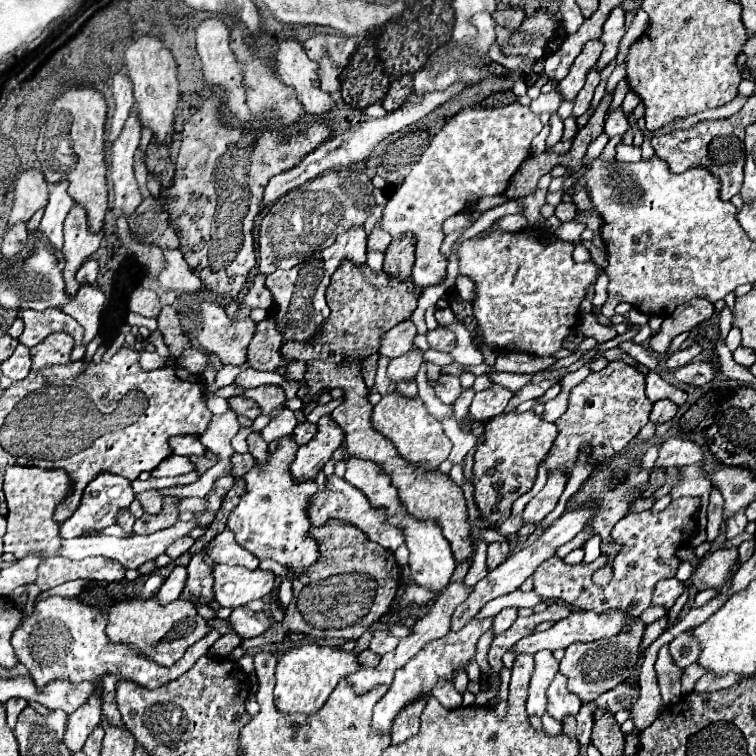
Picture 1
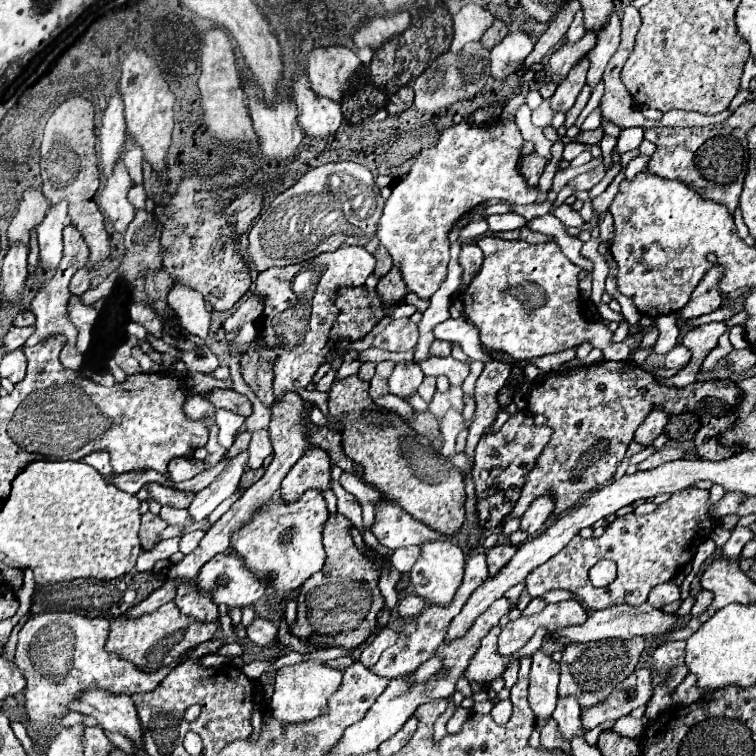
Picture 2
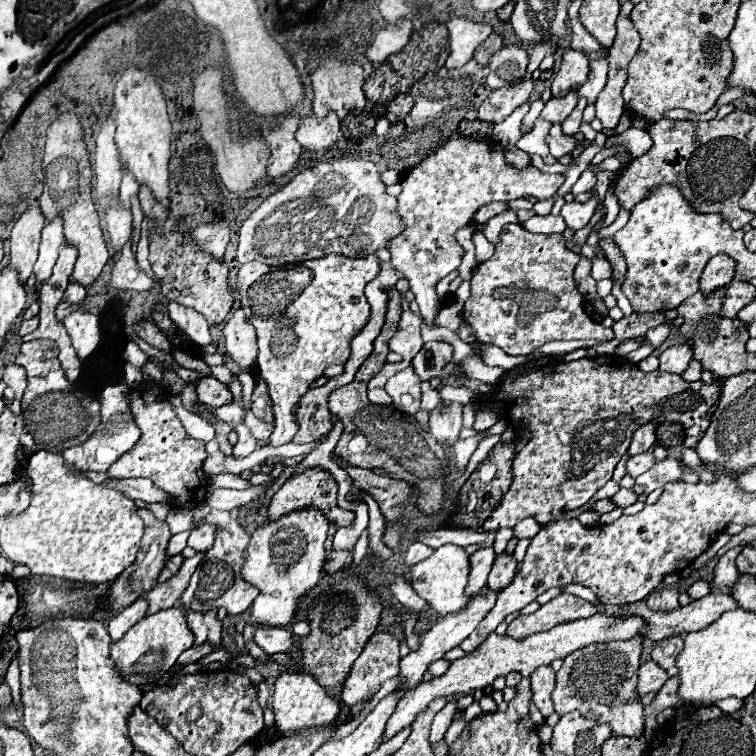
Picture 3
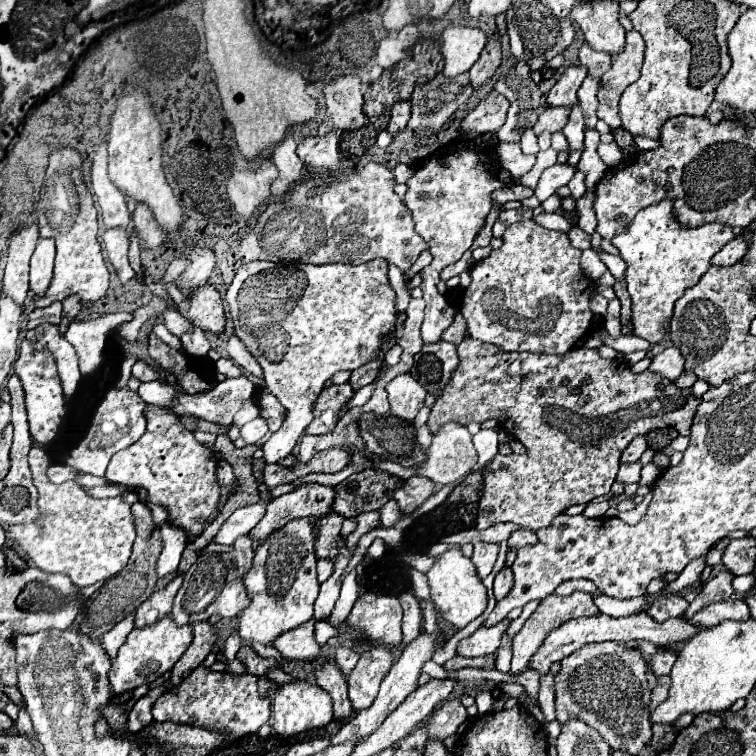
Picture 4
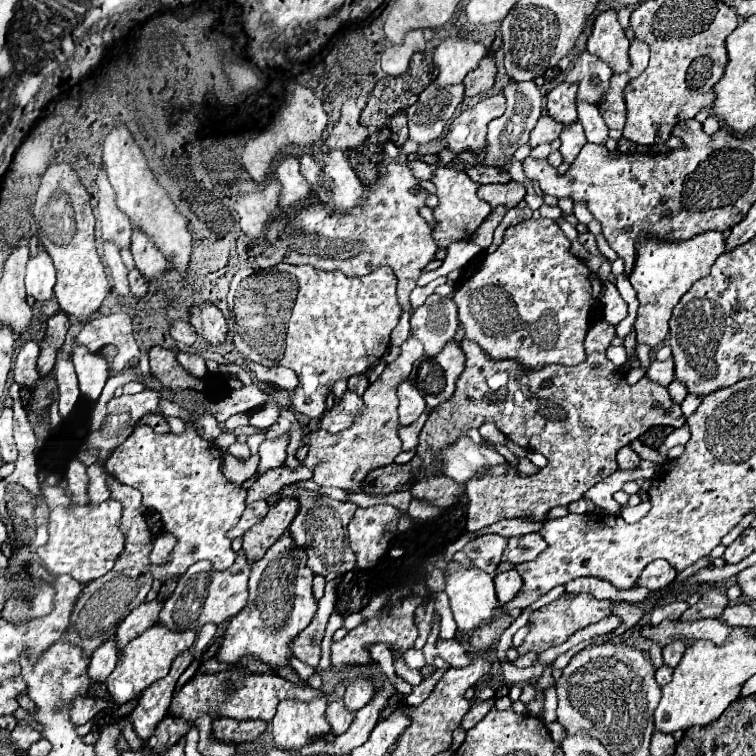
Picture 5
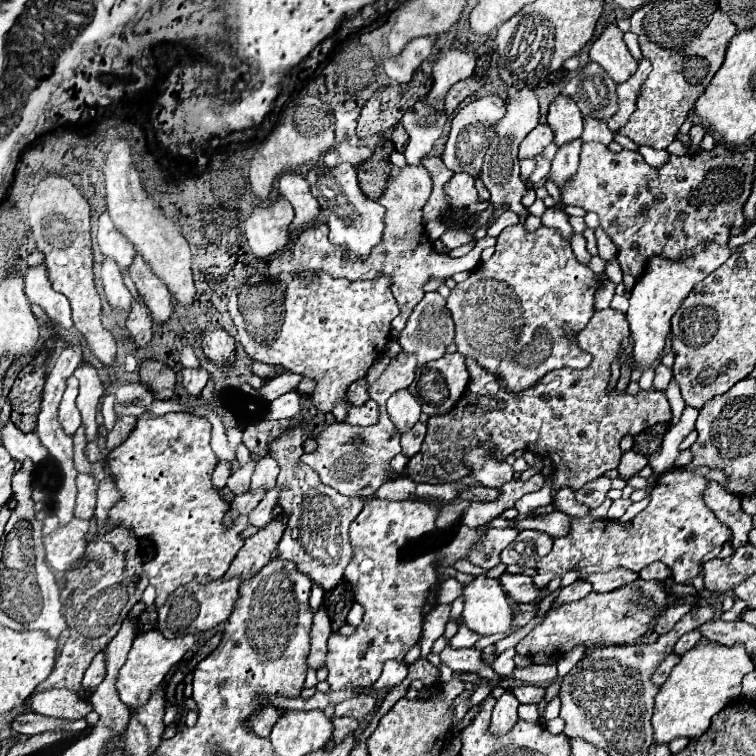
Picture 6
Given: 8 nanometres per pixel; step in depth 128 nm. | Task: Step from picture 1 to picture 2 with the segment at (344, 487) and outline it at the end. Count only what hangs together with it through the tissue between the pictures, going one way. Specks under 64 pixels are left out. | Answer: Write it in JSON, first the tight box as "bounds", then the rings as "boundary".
{"bounds":[372,506,448,550],"boundary":[[[378,506],[372,532],[380,544],[388,546],[390,550],[432,540],[448,540],[448,536],[424,526],[420,520],[414,520],[400,506]]]}

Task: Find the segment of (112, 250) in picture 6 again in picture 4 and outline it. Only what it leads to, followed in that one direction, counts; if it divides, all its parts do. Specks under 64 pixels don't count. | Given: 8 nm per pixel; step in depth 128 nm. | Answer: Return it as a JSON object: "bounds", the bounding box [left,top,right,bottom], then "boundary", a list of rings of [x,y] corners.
{"bounds":[92,142,130,228],"boundary":[[[102,142],[96,148],[94,160],[92,160],[92,188],[98,196],[98,206],[102,212],[102,220],[106,228],[126,228],[130,224],[130,212],[126,208],[124,194],[112,184],[108,178],[108,154],[106,144]]]}

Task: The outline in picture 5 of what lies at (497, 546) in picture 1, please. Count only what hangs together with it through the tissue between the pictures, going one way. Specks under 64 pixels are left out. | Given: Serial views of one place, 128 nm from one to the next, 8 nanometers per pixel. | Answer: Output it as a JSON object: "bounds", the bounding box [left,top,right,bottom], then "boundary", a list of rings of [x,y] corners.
{"bounds":[494,568,522,604],"boundary":[[[514,568],[514,570],[508,570],[508,572],[496,574],[494,584],[496,584],[498,602],[500,602],[500,604],[506,604],[506,602],[510,602],[510,600],[520,592],[522,576],[520,576],[520,574],[516,572],[516,568]]]}

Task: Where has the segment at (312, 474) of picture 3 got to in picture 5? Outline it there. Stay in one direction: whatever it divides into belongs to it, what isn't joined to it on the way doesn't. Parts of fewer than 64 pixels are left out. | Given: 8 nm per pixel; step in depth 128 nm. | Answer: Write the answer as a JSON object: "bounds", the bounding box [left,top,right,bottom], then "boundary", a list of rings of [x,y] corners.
{"bounds":[242,498,298,562],"boundary":[[[282,498],[276,506],[270,508],[266,518],[258,522],[254,528],[250,528],[242,540],[242,552],[248,556],[248,562],[260,560],[264,552],[284,534],[284,530],[290,526],[298,512],[298,502],[294,498]]]}

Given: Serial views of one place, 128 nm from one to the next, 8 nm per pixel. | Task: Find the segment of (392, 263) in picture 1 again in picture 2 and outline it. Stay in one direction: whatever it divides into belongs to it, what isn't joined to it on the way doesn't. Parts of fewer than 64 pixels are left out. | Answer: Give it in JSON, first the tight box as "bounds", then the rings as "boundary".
{"bounds":[376,266,408,316],"boundary":[[[396,266],[384,278],[380,278],[380,282],[376,286],[376,292],[378,292],[380,300],[384,302],[384,314],[390,316],[408,292],[408,288],[406,288],[404,280],[400,278],[400,272],[398,272]]]}

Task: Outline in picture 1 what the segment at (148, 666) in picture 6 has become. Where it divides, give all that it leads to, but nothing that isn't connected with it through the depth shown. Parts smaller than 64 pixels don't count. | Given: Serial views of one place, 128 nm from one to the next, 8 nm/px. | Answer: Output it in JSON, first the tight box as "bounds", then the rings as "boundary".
{"bounds":[106,598,212,666],"boundary":[[[156,598],[122,600],[120,604],[110,608],[106,626],[106,636],[110,642],[134,646],[160,666],[172,666],[182,658],[188,646],[192,646],[208,632],[212,632],[212,626],[196,612],[196,606],[192,606],[188,600],[174,600],[168,606],[160,606]]]}

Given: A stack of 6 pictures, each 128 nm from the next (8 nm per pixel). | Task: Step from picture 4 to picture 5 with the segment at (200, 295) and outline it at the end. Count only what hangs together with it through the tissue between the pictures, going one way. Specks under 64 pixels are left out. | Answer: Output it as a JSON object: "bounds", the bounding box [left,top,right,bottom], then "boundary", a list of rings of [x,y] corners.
{"bounds":[190,304,228,346],"boundary":[[[202,304],[192,308],[190,324],[194,326],[196,334],[202,336],[212,346],[220,346],[226,340],[226,332],[228,332],[226,320],[222,312],[212,304]]]}

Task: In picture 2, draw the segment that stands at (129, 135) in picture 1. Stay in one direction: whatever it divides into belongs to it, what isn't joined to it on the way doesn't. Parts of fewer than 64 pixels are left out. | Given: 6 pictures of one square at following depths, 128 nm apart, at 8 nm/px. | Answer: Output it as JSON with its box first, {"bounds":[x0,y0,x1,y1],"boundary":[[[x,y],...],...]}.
{"bounds":[96,162,134,234],"boundary":[[[118,162],[114,168],[114,174],[106,180],[104,188],[100,188],[96,194],[98,208],[104,210],[104,216],[108,216],[112,220],[116,232],[120,232],[120,234],[126,232],[128,224],[134,218],[134,206],[126,198],[130,186],[132,186],[130,176],[128,176],[126,168],[122,166],[122,162]]]}

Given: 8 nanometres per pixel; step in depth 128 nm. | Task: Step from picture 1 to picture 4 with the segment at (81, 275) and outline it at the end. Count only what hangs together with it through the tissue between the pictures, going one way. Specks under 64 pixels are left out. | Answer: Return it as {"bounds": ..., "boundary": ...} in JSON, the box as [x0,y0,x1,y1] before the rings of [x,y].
{"bounds":[60,296,80,334],"boundary":[[[70,296],[70,298],[66,298],[64,302],[64,310],[62,310],[62,322],[60,322],[60,334],[64,334],[66,332],[66,328],[68,328],[68,324],[74,320],[74,316],[80,312],[80,302],[78,302],[78,298],[76,296]]]}

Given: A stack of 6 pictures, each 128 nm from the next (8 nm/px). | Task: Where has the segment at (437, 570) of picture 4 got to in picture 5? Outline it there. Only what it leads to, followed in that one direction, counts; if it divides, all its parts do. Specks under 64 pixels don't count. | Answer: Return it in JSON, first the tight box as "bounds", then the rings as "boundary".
{"bounds":[444,562,498,634],"boundary":[[[450,562],[450,566],[444,570],[444,574],[446,574],[446,594],[450,598],[450,608],[452,608],[452,614],[454,614],[458,628],[462,632],[470,634],[476,628],[480,628],[482,624],[488,624],[494,618],[492,616],[494,608],[498,606],[492,574],[486,574],[474,566],[462,568],[458,562]]]}

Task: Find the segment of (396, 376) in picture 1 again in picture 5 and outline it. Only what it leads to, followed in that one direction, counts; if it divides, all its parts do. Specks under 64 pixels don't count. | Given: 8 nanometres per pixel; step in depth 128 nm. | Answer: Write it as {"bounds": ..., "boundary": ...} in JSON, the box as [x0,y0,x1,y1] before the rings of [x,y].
{"bounds":[398,382,426,426],"boundary":[[[402,382],[398,386],[398,416],[400,416],[400,424],[410,426],[412,422],[418,420],[418,416],[424,412],[424,408],[426,408],[426,404],[424,404],[424,398],[420,396],[420,392],[410,382]]]}

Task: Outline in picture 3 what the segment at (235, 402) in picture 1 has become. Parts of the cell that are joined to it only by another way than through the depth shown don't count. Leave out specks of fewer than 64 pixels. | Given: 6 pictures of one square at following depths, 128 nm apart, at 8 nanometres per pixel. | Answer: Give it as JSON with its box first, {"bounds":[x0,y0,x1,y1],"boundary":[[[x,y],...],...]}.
{"bounds":[194,376,232,408],"boundary":[[[202,376],[200,380],[194,382],[194,388],[196,388],[198,400],[202,404],[212,406],[212,408],[218,408],[218,406],[232,402],[230,390],[222,382],[218,382],[214,376]]]}

